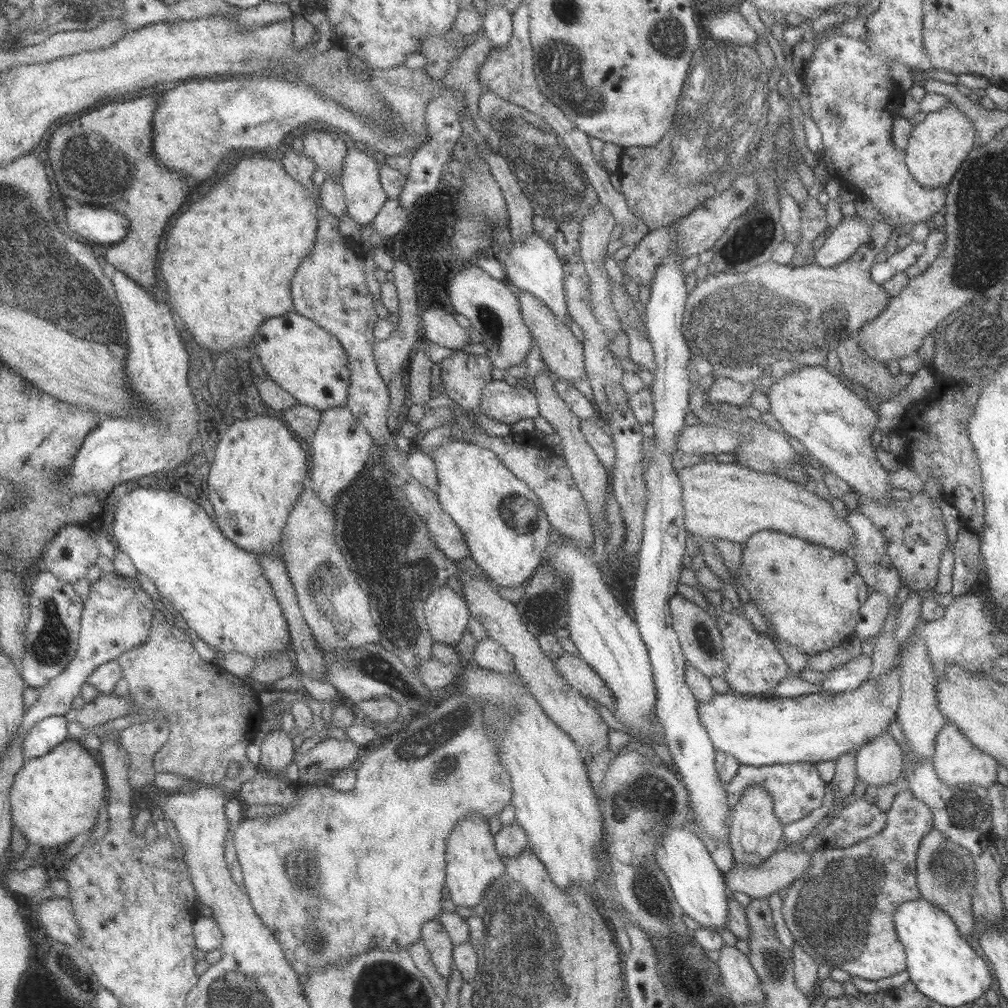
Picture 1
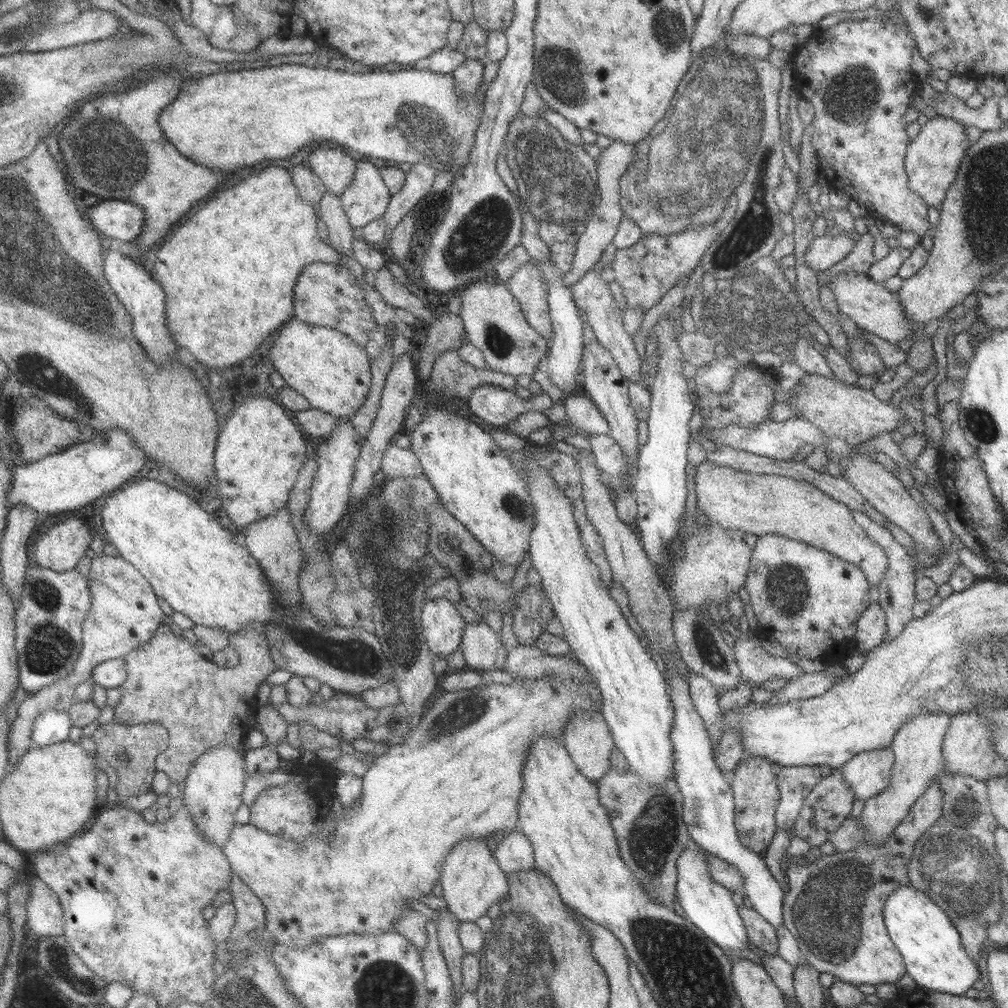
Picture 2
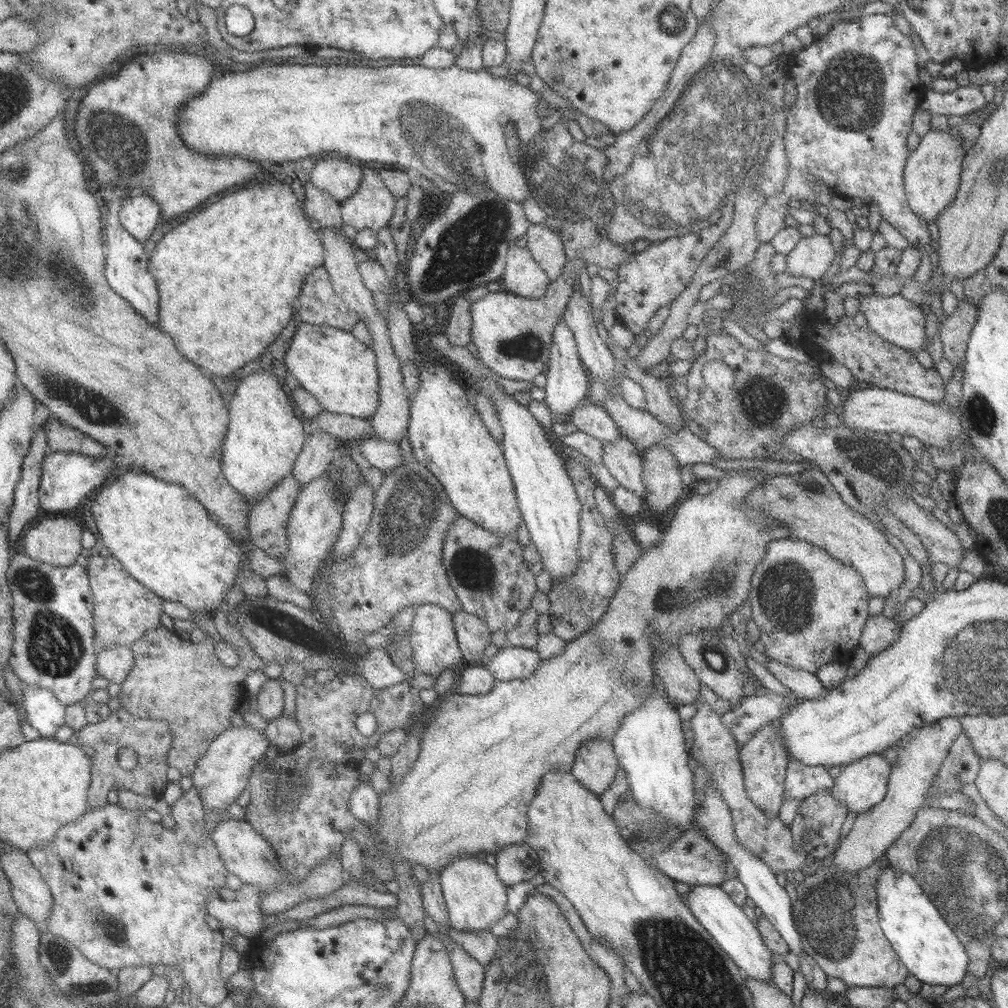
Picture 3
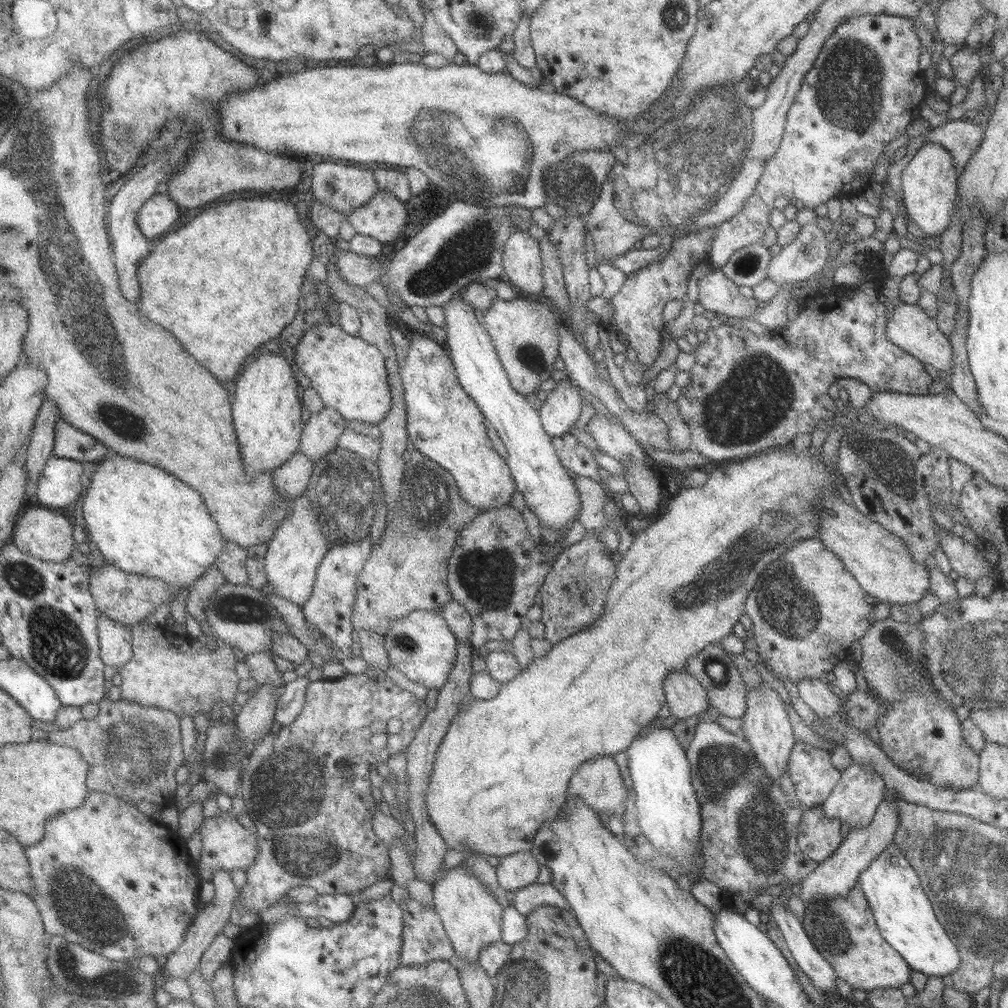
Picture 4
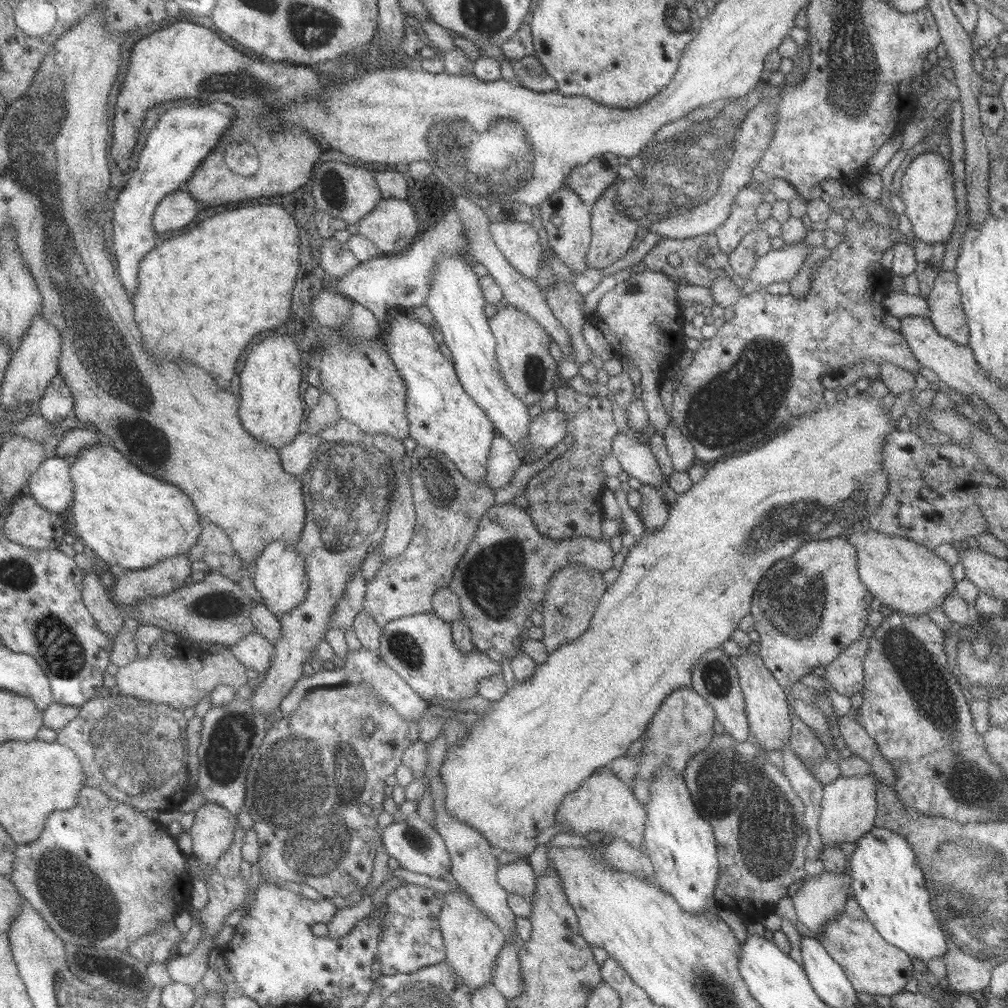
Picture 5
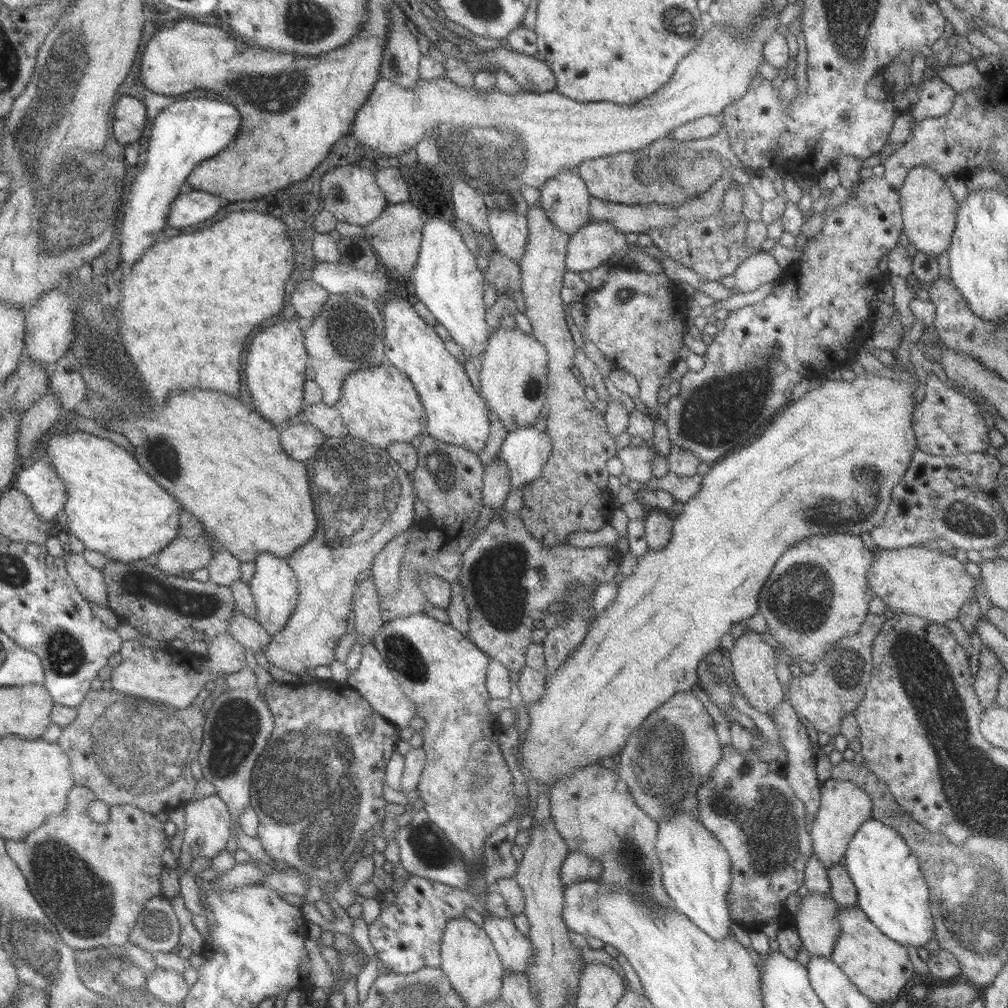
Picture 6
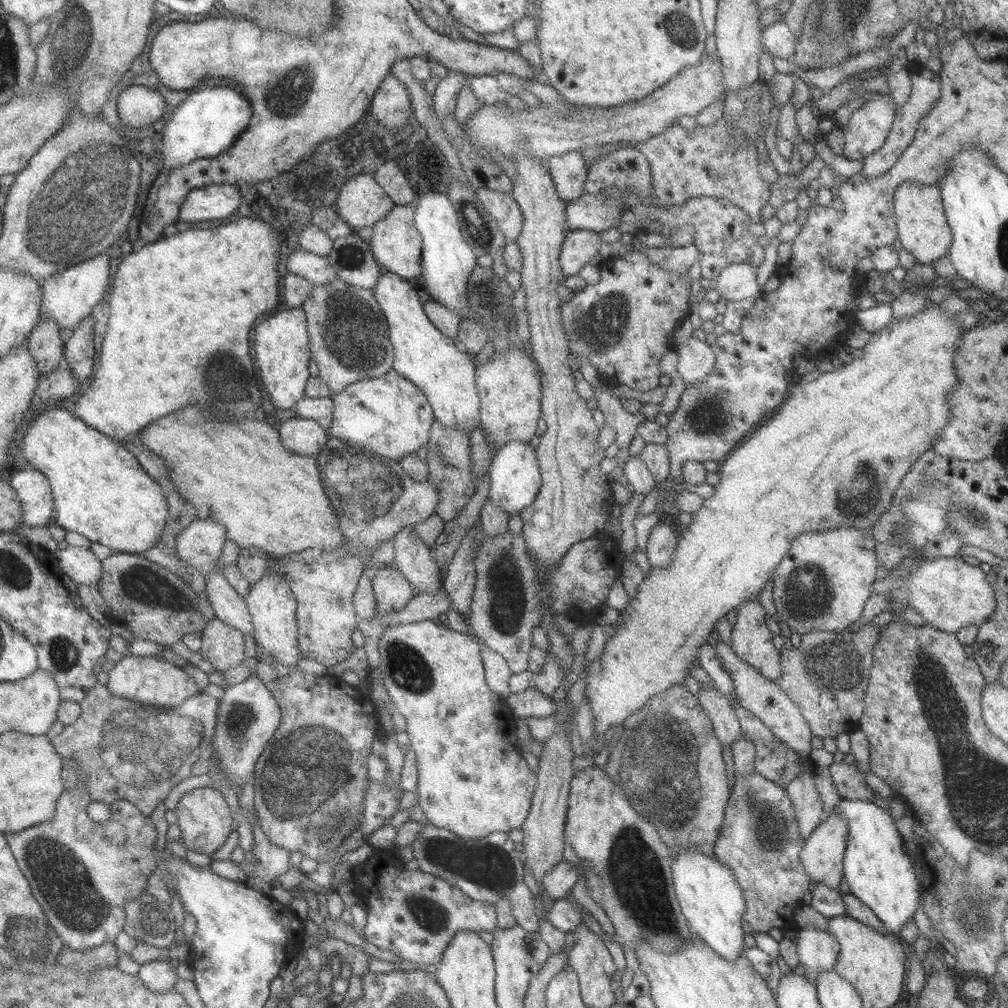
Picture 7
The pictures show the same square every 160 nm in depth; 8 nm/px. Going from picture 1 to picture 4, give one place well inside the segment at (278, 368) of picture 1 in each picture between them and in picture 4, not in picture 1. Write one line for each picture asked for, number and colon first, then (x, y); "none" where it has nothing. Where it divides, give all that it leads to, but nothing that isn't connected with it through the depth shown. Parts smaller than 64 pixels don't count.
2: (333, 371)
3: (341, 371)
4: (350, 374)

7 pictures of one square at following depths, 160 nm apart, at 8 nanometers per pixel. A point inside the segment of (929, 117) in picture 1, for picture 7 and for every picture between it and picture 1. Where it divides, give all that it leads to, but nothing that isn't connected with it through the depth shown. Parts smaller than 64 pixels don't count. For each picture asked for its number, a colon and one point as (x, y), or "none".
2: (932, 160)
3: (931, 177)
4: (929, 183)
5: (927, 187)
6: (929, 210)
7: (923, 229)

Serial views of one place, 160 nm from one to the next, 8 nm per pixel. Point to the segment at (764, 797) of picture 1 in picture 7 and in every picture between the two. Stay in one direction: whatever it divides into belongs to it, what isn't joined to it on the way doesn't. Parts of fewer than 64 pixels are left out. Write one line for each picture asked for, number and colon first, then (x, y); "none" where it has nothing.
2: (754, 784)
3: (764, 758)
4: (766, 725)
5: (766, 704)
6: (754, 662)
7: (751, 640)

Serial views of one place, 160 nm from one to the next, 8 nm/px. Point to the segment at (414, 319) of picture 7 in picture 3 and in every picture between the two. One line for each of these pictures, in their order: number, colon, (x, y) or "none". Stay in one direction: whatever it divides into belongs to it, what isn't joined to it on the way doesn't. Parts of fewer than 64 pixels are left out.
3: (448, 437)
4: (444, 424)
5: (441, 415)
6: (455, 414)

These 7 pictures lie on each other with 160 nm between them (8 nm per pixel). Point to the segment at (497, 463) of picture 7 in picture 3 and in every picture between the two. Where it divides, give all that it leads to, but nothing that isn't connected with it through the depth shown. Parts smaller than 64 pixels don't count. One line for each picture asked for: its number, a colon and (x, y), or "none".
3: (568, 381)
4: (558, 414)
5: (548, 428)
6: (525, 451)

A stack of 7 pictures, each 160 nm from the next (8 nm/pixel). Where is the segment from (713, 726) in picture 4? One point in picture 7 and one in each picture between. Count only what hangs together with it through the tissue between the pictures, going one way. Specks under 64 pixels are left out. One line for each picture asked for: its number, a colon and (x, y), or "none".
5: (758, 819)
6: (753, 812)
7: (760, 841)

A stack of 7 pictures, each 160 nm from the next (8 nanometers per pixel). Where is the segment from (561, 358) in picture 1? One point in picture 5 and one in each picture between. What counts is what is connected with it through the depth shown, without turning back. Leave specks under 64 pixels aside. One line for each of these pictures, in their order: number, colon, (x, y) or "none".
2: (526, 285)
3: (523, 277)
4: (522, 259)
5: (518, 241)

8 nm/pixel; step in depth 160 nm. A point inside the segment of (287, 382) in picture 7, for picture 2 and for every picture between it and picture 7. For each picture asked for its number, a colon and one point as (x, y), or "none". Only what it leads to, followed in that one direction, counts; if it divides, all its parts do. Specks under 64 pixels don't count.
2: (262, 451)
3: (267, 438)
4: (268, 408)
5: (274, 407)
6: (277, 371)

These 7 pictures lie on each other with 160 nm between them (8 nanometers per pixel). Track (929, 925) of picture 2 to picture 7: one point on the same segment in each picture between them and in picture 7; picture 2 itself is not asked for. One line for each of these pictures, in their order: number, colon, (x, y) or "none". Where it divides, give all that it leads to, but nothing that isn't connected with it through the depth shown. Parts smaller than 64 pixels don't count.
3: (928, 946)
4: (905, 917)
5: (888, 883)
6: (892, 891)
7: (878, 868)

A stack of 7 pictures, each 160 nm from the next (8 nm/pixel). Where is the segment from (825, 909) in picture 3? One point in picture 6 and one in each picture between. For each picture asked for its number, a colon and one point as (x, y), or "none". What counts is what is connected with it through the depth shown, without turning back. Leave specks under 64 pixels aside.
4: (844, 930)
5: (872, 965)
6: (881, 968)

